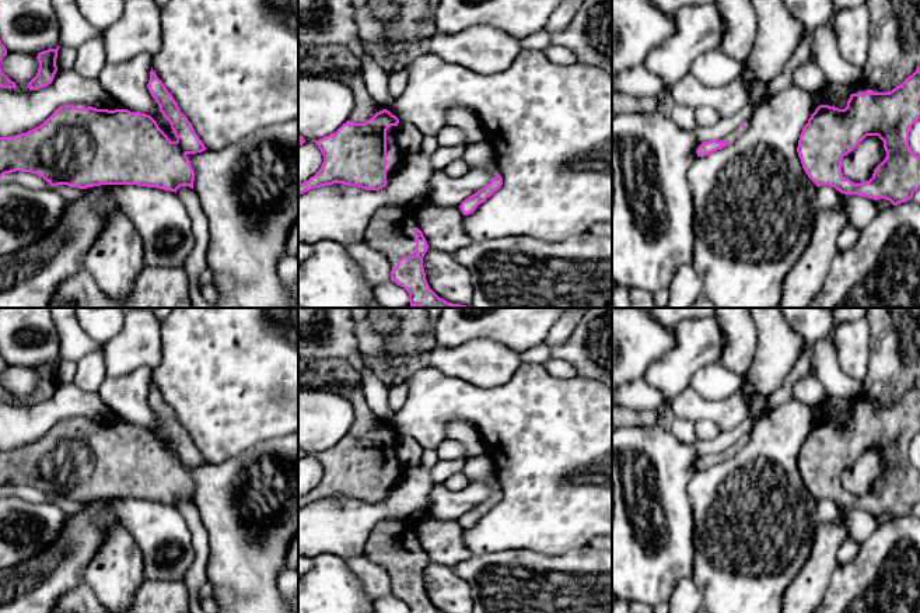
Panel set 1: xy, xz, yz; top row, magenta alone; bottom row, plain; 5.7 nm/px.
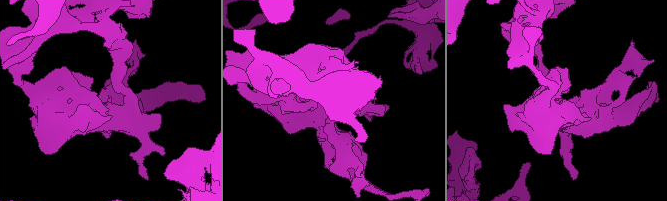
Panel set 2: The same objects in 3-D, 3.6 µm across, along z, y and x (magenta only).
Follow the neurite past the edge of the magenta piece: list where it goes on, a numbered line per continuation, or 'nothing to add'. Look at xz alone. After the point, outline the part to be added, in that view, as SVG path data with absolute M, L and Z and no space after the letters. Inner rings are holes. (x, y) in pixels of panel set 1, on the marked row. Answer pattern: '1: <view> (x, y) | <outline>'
1: xz (395, 154) | M396 126L386 130L386 182L396 174L406 155L398 143L395 132Z

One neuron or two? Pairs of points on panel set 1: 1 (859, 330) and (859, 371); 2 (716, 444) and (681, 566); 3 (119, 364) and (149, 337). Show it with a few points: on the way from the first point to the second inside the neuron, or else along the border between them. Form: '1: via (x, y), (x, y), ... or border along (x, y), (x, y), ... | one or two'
1: via (859, 340), (859, 361) | one
2: via (682, 462), (674, 470), (674, 532) | one
3: via (126, 357), (142, 342) | one

